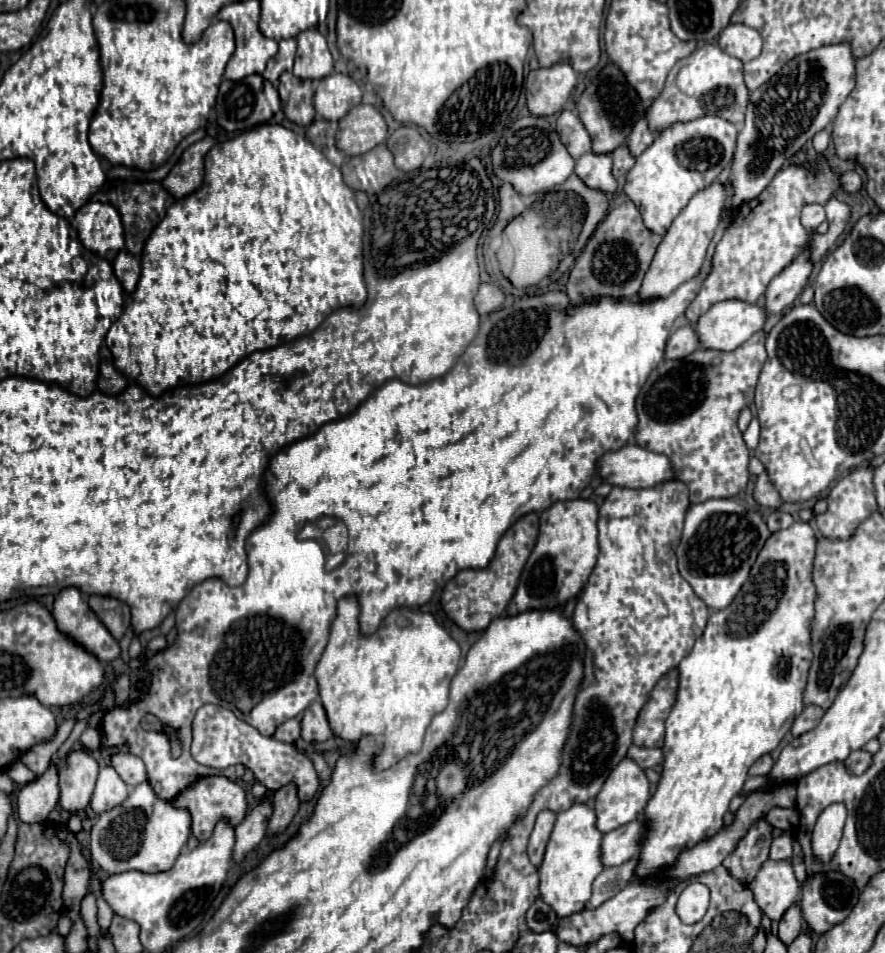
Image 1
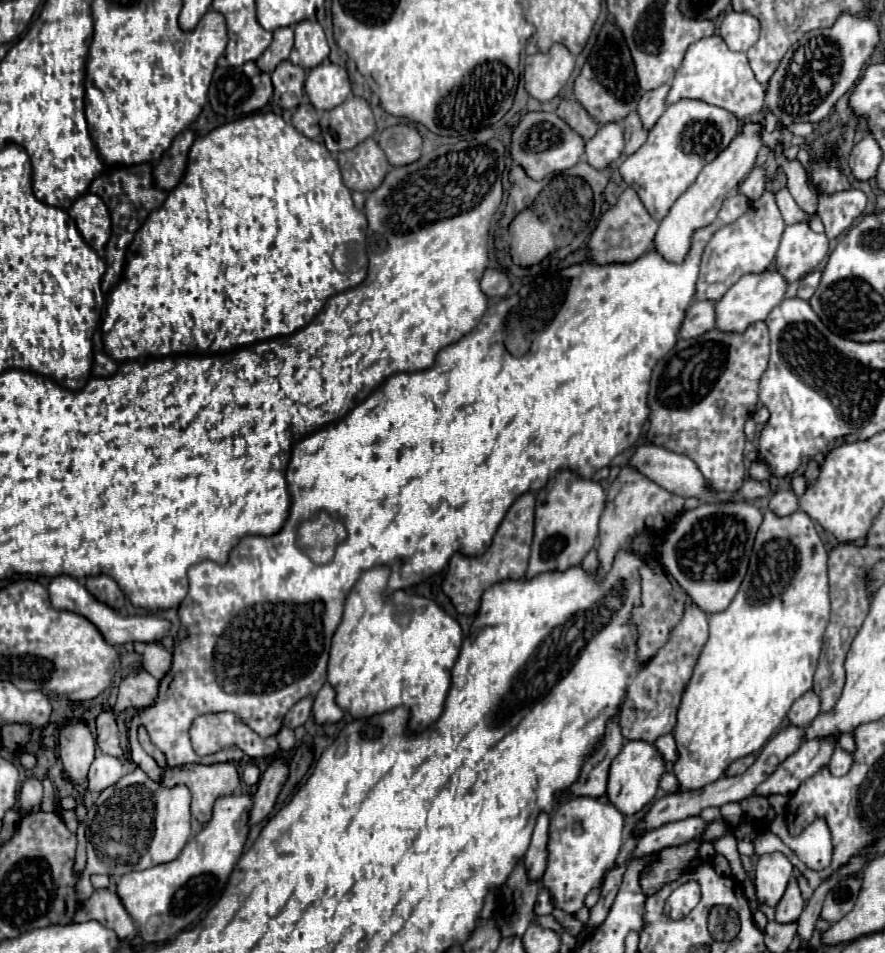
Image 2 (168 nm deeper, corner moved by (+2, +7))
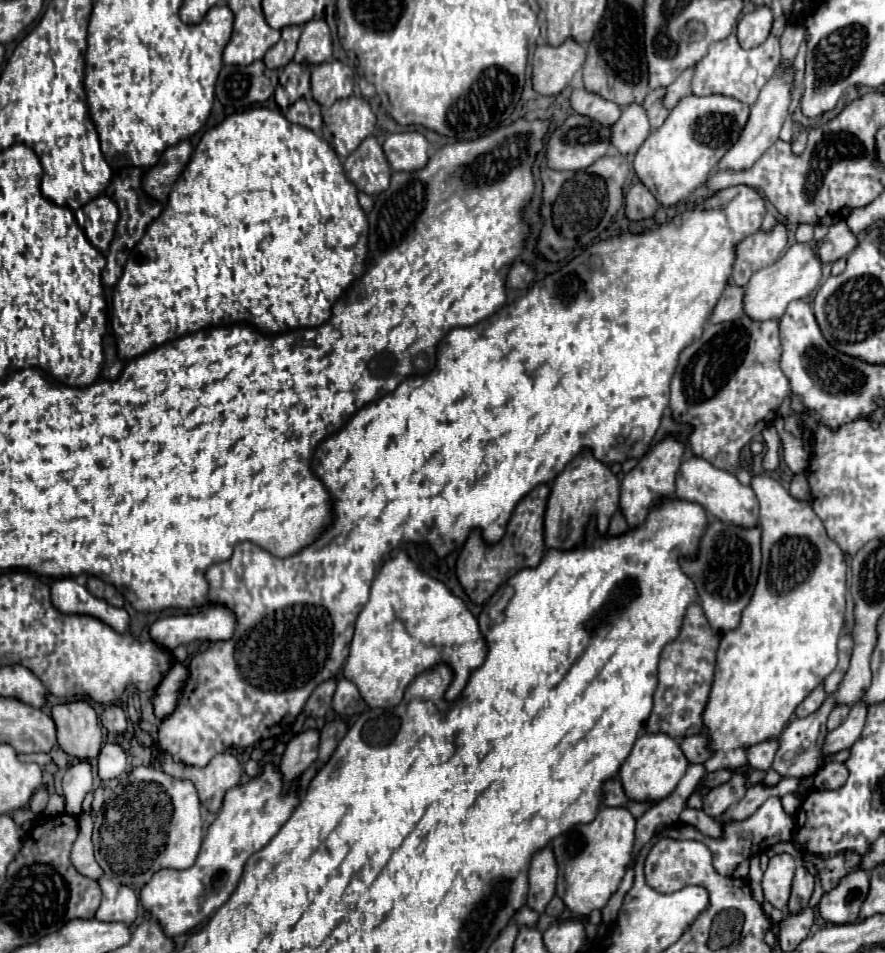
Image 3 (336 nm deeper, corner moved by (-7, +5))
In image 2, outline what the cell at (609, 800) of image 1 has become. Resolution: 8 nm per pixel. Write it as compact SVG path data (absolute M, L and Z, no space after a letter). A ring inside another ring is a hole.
M629 740L623 744L621 752L617 758L611 762L609 770L609 784L607 784L607 796L611 804L621 812L621 814L635 814L639 812L645 804L649 804L659 788L659 780L665 772L665 760L661 758L659 750L645 742L645 740Z

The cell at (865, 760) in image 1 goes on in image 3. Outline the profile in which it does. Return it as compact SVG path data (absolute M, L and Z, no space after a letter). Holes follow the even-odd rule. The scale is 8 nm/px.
M830 762L818 772L818 776L814 780L814 788L834 790L834 788L840 788L846 780L848 780L848 768L840 762Z

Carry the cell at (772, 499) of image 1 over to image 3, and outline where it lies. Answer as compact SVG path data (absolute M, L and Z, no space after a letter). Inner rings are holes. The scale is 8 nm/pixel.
M692 456L690 460L684 460L676 474L676 498L700 504L710 516L726 524L738 524L746 528L758 524L758 502L754 500L752 504L752 496L754 496L752 488L740 484L736 476L732 476L730 472L718 470L710 462L696 456Z

